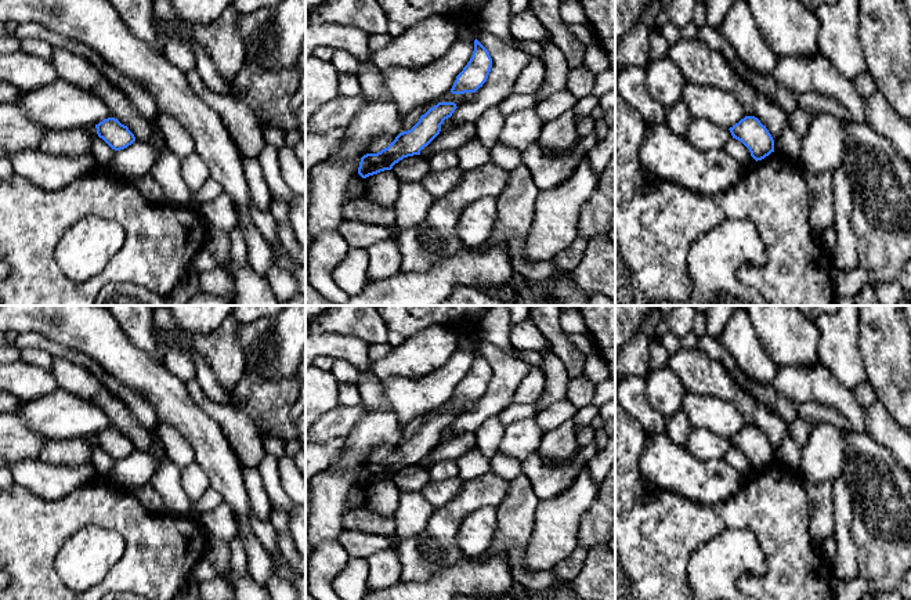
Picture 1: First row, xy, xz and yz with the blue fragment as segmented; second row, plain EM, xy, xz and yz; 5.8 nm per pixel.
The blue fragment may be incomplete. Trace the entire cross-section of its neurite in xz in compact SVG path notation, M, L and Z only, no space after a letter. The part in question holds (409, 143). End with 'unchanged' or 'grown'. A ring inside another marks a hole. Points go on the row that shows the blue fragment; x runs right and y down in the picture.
M438 102L420 116L419 122L408 131L400 133L395 140L377 153L366 153L361 158L358 174L362 178L391 170L404 158L420 155L441 131L441 124L456 109L455 102Z | unchanged

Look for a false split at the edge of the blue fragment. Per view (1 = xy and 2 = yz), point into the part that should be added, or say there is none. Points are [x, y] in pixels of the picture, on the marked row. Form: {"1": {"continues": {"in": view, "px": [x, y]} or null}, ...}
{"1": {"continues": null}, "2": {"continues": null}}

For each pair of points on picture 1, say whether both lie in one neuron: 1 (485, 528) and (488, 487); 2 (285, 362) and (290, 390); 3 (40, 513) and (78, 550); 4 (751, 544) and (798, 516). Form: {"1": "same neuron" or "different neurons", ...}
{"1": "different neurons", "2": "different neurons", "3": "different neurons", "4": "different neurons"}

